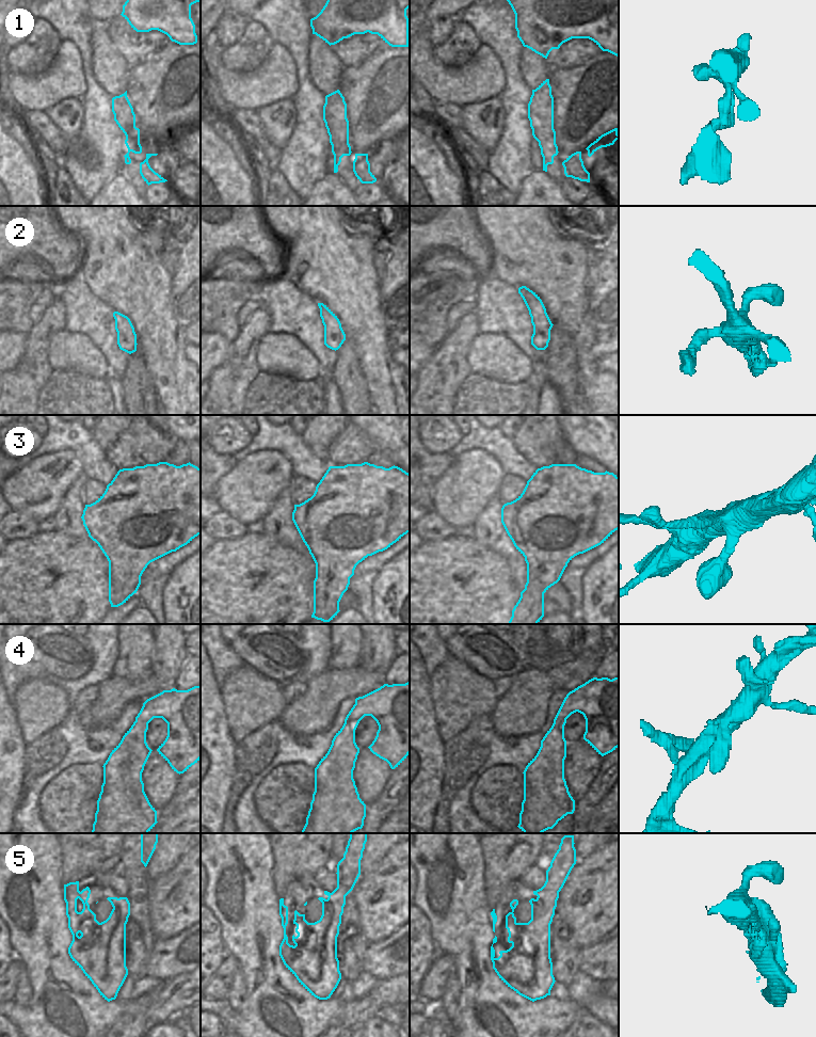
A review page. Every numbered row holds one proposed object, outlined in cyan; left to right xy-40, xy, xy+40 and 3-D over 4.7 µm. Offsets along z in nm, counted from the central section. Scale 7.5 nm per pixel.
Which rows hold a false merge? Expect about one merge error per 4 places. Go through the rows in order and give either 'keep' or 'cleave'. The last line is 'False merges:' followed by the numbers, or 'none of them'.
1: keep
2: keep
3: keep
4: keep
5: keep
False merges: none of them

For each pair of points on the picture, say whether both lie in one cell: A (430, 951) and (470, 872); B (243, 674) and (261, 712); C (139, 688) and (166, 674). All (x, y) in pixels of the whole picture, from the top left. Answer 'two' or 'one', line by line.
A: two
B: one
C: two

